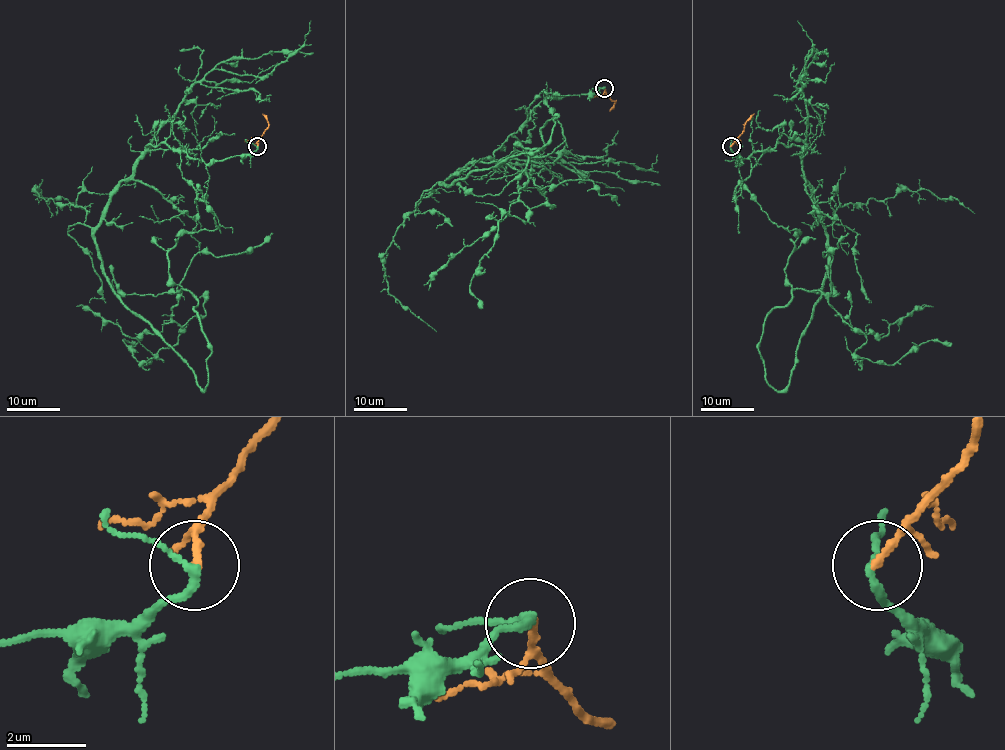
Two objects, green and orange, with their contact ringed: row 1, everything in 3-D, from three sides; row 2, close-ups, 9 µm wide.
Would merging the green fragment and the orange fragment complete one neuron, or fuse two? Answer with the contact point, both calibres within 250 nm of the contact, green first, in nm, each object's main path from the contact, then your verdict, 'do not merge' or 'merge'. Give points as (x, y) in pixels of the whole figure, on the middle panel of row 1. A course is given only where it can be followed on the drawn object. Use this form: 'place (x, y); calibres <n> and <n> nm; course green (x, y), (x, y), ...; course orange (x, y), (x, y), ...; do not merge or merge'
place (604, 88); calibres 190 and 140 nm; course green (605, 87), (543, 94), (565, 135), (546, 155), (515, 142), (527, 219), (502, 215), (470, 284), (482, 308); course orange (605, 87), (606, 94), (615, 102), (610, 111); merge

